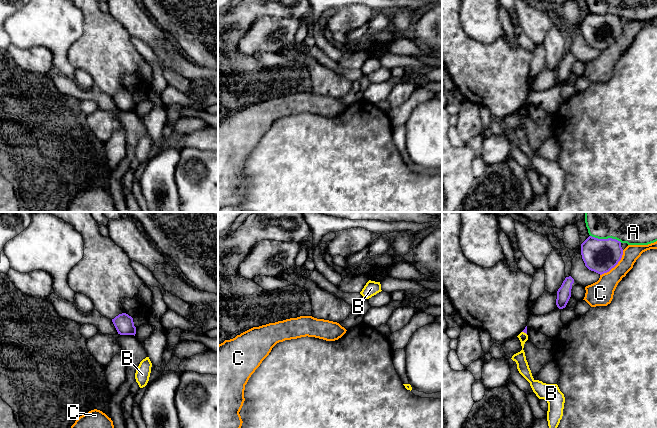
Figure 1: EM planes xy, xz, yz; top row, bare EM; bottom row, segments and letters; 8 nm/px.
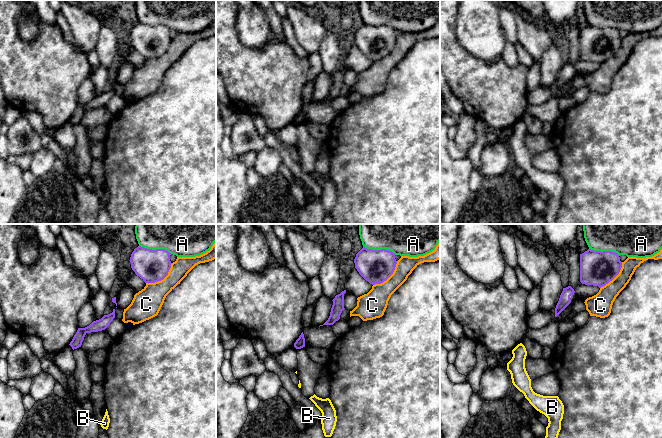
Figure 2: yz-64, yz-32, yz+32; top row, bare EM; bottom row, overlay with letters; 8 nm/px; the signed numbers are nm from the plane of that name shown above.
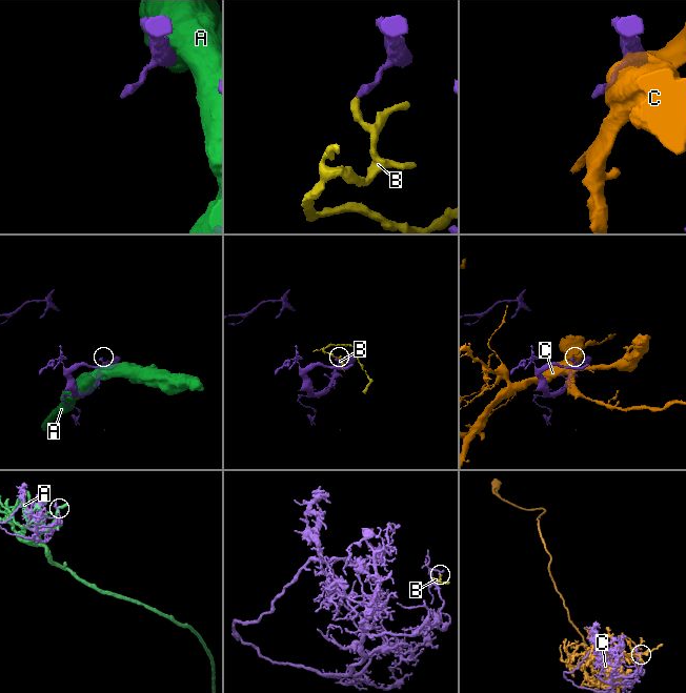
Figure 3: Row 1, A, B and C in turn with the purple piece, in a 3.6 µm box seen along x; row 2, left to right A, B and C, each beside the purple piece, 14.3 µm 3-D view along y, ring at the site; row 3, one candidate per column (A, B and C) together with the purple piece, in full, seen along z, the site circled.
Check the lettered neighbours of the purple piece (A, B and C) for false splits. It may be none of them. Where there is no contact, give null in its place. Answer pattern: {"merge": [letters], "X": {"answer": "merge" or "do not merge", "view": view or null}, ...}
{"merge": [], "A": {"answer": "do not merge", "view": "yz"}, "B": {"answer": "do not merge", "view": "yz"}, "C": {"answer": "do not merge", "view": "yz"}}

